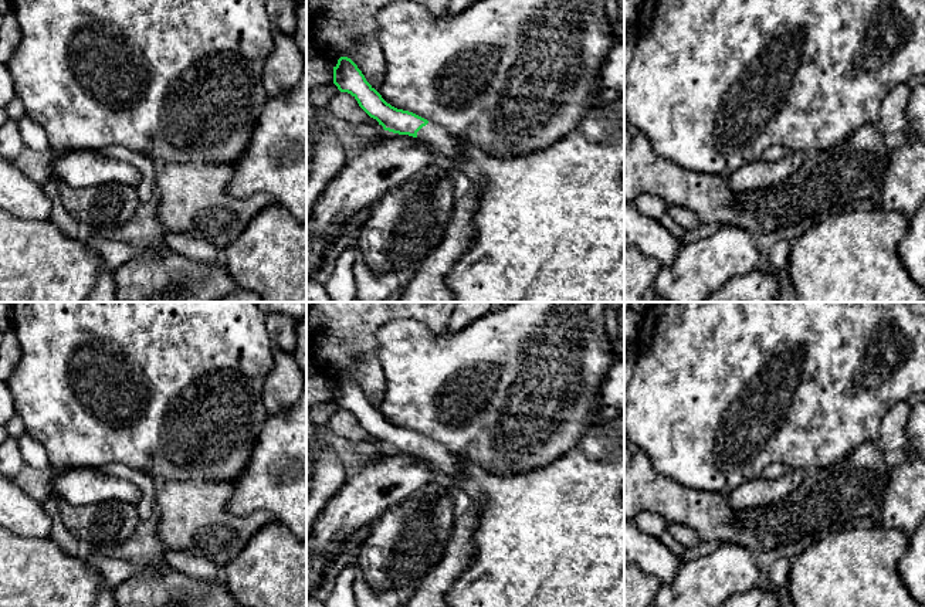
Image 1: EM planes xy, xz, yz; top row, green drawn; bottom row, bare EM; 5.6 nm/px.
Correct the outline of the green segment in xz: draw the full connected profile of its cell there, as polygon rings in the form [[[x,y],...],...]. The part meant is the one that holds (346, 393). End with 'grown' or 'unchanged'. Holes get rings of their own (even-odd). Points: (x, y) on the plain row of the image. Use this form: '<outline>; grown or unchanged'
[[[340,374],[333,384],[333,401],[340,410],[350,411],[359,424],[383,444],[384,448],[409,452],[428,461],[444,477],[458,477],[462,489],[474,502],[480,503],[480,519],[474,533],[475,557],[462,572],[445,596],[448,607],[624,607],[624,413],[610,421],[596,420],[580,437],[576,447],[552,464],[518,477],[489,475],[481,467],[451,454],[443,444],[413,430],[397,427],[366,399],[358,383],[348,374]]]; grown

